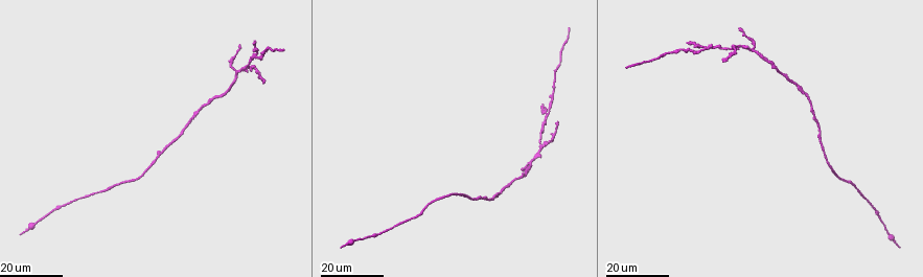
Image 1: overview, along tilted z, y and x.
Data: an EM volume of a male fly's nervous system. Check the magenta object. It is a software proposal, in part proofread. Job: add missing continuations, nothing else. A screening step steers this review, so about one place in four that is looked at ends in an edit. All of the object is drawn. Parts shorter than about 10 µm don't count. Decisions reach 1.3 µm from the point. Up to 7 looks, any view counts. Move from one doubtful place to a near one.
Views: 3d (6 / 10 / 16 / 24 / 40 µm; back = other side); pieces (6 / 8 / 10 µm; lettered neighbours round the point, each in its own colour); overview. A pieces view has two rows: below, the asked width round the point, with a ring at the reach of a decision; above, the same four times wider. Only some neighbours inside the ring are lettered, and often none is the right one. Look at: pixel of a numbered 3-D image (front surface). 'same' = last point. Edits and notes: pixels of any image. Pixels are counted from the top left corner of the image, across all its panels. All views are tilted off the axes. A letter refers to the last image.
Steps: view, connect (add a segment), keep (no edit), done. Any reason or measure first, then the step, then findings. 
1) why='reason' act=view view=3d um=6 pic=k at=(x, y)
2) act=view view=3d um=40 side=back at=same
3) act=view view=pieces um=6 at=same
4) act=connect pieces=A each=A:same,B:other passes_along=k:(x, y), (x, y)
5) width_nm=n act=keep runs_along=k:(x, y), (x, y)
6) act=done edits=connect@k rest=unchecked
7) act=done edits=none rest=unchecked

why='free end' act=view view=3d um=16 pic=1 at=(263, 81)

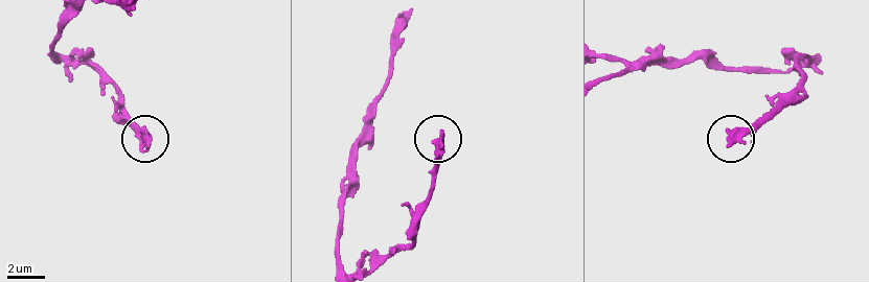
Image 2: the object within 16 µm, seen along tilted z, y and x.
act=view view=pieces um=6 pic=2 at=(443, 134)

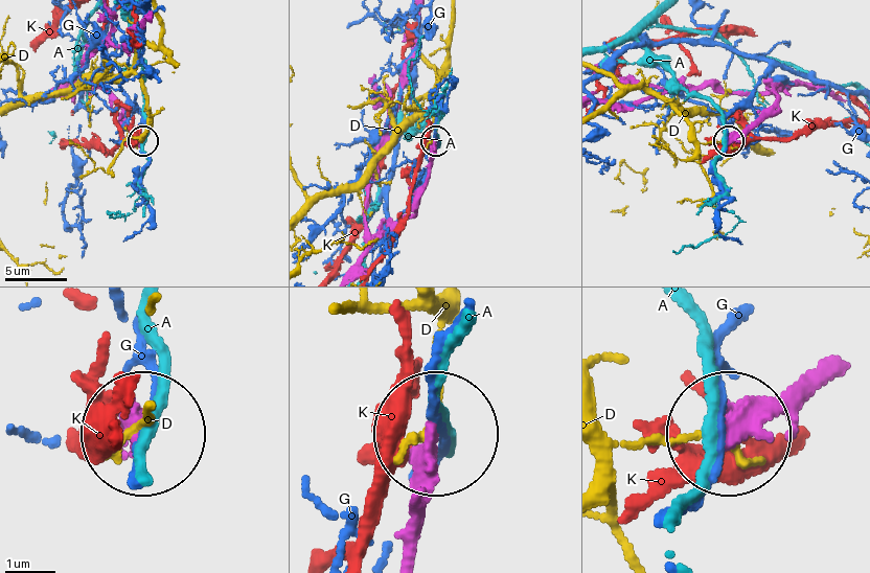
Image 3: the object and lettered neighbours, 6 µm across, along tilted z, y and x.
width_nm=290 act=keep each=A:other,D:other,G:other,K:other runs_along=3:(809, 374), (728, 436) found='none of them fits'

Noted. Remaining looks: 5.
why='free end' act=view view=3d um=16 pic=1 at=(239, 44)

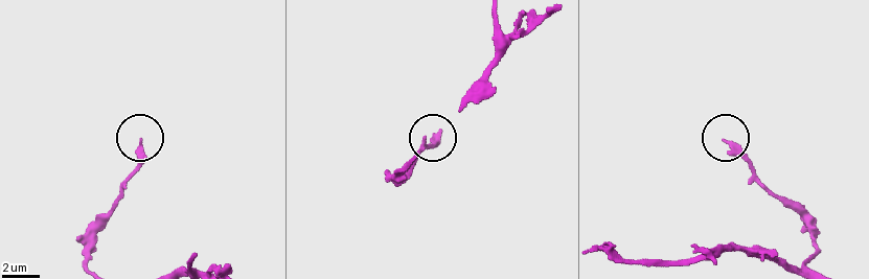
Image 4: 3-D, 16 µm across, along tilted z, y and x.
act=view view=pieces um=10 pic=4 at=(139, 140)

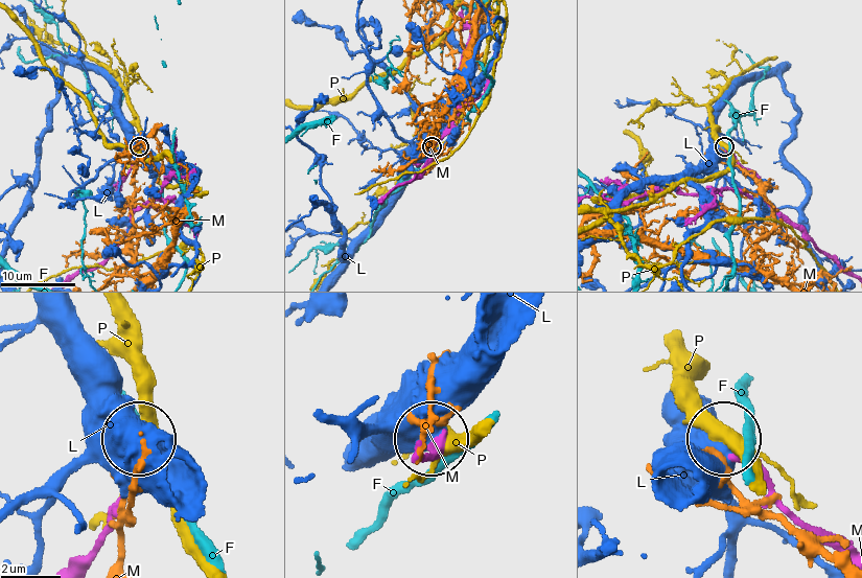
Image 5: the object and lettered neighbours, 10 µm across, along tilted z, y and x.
width_nm=250 act=keep each=F:other,L:other,M:other,P:other found='none of them fits'

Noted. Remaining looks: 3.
act=view view=3d um=24 pic=1 at=(284, 48)

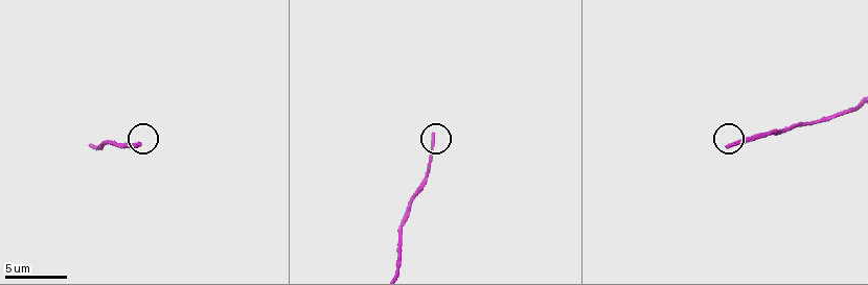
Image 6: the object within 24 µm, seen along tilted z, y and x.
act=view view=pieces um=10 pic=6 at=(433, 134)

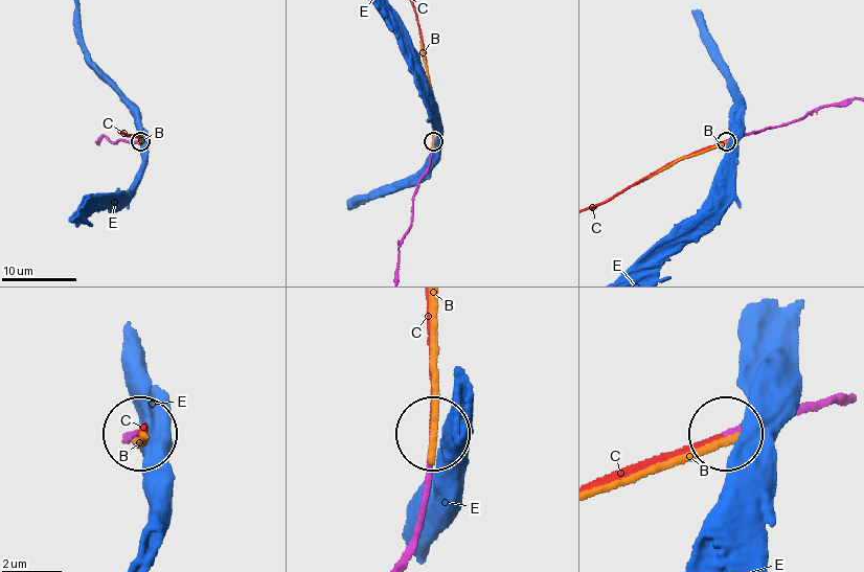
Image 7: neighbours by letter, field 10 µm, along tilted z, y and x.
width_nm=180 act=connect pieces=C each=B:other,C:same,E:other passes_along=7:(416, 526), (426, 495), (434, 304) found='the cell continues'

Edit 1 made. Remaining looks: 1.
act=done edits=connect@7 rest=unchecked

